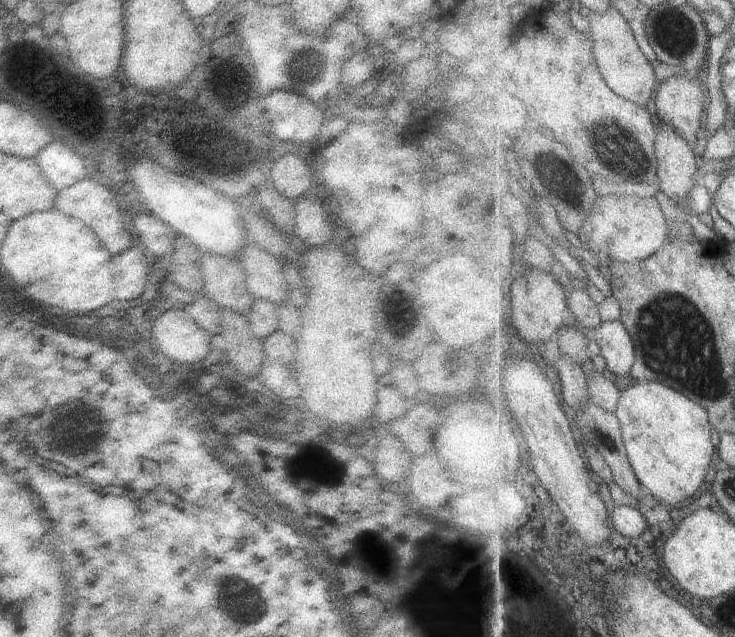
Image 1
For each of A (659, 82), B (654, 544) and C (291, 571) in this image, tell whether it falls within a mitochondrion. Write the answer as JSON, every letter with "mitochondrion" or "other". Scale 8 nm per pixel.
{"A":"other","B":"other","C":"other"}

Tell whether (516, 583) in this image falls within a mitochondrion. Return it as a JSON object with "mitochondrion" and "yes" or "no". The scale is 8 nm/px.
{"mitochondrion":"no"}

